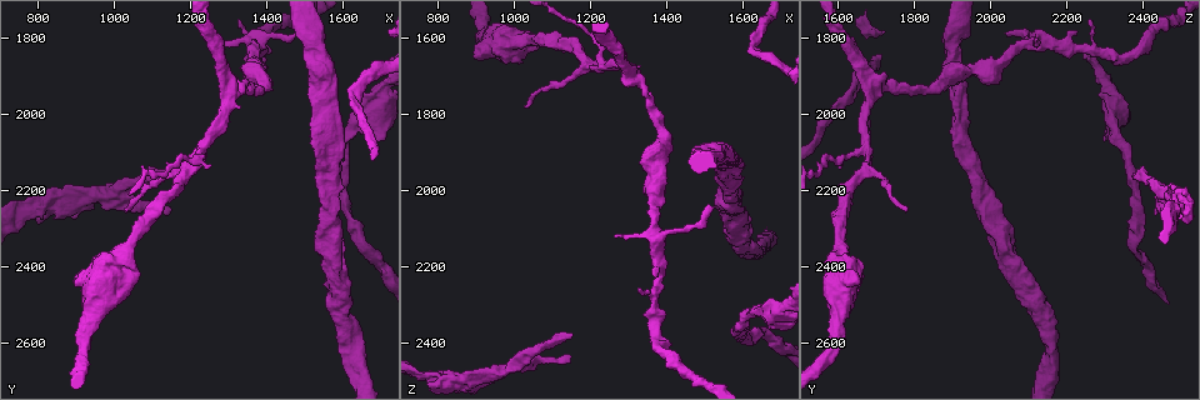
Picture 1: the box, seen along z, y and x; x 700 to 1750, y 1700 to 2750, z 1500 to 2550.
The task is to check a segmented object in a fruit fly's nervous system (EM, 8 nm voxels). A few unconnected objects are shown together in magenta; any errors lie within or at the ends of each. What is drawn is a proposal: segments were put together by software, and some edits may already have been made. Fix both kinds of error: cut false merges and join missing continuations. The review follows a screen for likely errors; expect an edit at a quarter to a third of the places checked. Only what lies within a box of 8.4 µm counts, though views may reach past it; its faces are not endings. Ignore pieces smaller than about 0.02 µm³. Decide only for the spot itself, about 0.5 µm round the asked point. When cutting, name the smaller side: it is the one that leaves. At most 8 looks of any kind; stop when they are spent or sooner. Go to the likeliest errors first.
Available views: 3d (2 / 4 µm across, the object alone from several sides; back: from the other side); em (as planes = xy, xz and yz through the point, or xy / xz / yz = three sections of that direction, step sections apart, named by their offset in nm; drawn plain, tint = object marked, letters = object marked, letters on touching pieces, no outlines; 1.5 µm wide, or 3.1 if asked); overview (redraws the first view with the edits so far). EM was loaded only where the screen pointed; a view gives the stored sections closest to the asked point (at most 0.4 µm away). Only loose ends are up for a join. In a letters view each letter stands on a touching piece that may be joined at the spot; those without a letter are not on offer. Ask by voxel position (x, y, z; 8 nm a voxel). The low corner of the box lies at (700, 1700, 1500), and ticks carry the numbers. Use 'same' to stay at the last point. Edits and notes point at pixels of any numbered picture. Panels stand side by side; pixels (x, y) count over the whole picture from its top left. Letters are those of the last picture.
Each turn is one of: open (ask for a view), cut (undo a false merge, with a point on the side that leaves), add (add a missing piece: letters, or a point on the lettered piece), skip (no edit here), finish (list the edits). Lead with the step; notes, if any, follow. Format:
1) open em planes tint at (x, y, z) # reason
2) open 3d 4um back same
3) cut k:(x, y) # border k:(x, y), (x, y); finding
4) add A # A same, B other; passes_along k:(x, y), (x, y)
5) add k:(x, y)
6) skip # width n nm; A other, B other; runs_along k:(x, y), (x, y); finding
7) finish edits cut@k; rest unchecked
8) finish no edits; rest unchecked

open 3d 2um at (1150, 2155, 2375)

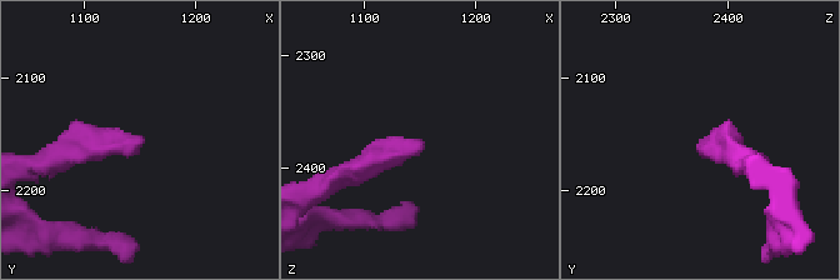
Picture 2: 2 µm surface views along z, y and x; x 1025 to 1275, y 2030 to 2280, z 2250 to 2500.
open em planes letters at (1154, 2150, 2380) # now the EM

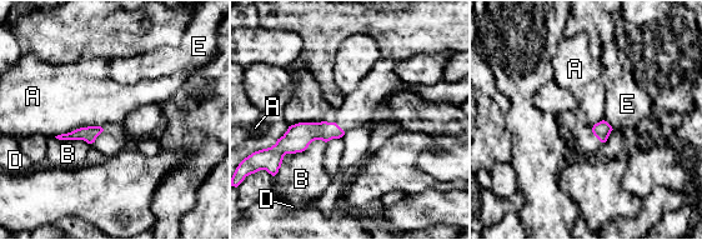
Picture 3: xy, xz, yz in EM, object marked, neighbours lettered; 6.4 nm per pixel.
skip # A other, B other, D other, E other; no lettered piece goes on from it

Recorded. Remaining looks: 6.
open 3d 4um at (1270, 1800, 2125) # thin end

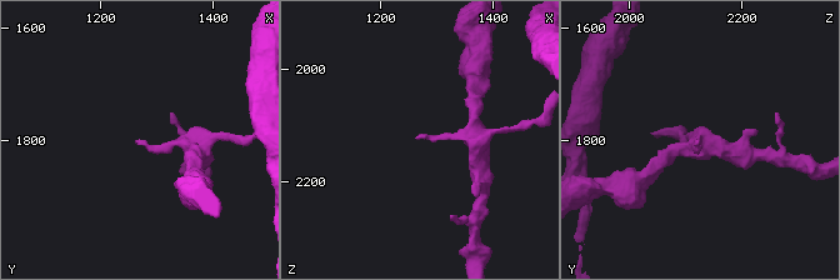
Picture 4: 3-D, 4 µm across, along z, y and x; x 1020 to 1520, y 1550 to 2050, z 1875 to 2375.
open em planes plain at (1270, 1795, 2125)

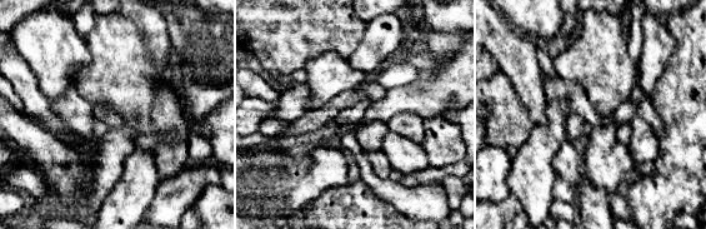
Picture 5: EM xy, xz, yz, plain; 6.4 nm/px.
open em planes letters same # what lies round it

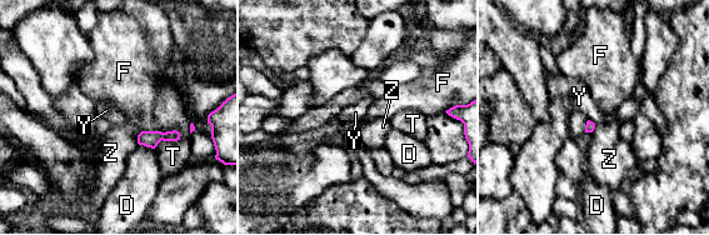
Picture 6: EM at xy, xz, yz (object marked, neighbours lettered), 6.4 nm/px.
skip # D other, F other, T other, Y other, Z other; no lettered piece goes on from it

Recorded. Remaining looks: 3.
open 3d 4um back at (1220, 2100, 1680) # sharp bend

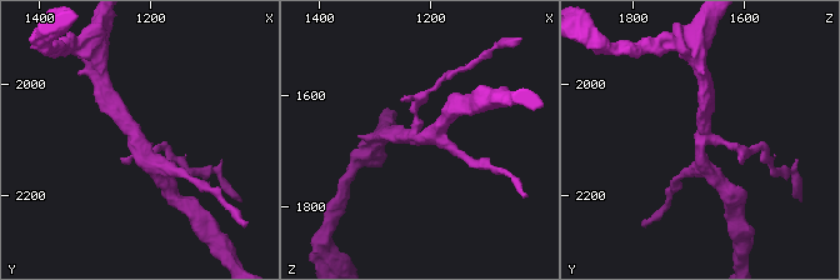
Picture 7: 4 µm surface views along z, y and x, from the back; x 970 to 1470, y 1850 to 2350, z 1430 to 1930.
open em planes letters at (1230, 2100, 1680) # arms 3

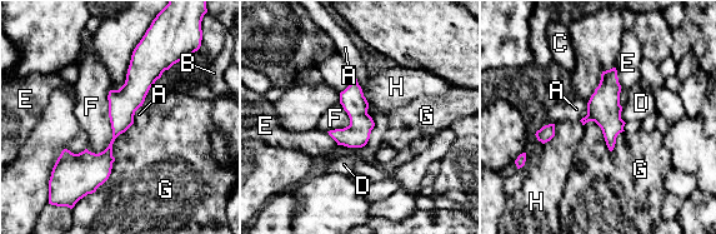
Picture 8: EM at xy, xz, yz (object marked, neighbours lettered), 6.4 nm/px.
skip # longest_contact F 420 nm; A other, B other, C other, D other, E other, F other, G other, H other; one neuron here

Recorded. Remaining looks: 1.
finish no edits; rest unchecked

